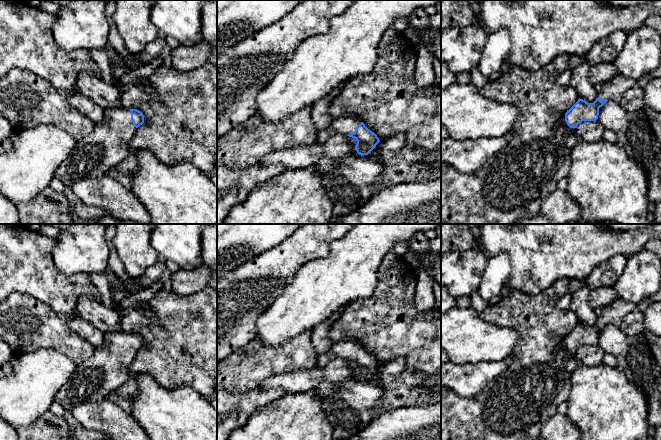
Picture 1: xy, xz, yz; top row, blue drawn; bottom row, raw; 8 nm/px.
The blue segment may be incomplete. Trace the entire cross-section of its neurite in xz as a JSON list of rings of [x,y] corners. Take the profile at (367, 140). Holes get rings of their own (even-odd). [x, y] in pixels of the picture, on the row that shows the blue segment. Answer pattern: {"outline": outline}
{"outline": [[[354,117],[333,119],[327,128],[317,132],[316,143],[323,144],[335,135],[346,135],[354,138],[357,141],[355,150],[360,155],[368,155],[380,142],[374,132]]]}

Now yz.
{"outline": [[[661,61],[659,67],[654,72],[646,74],[639,79],[628,78],[618,73],[597,92],[597,98],[593,103],[588,103],[579,98],[563,115],[557,127],[556,135],[559,142],[564,144],[568,133],[575,134],[576,128],[580,122],[597,120],[599,108],[608,100],[620,102],[622,96],[629,88],[644,89],[652,78],[659,77],[661,77]]]}

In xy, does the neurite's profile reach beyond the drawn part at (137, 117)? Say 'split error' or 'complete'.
split error

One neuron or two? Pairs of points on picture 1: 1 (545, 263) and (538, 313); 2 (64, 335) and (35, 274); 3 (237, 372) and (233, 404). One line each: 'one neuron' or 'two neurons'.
1: two neurons
2: two neurons
3: two neurons

